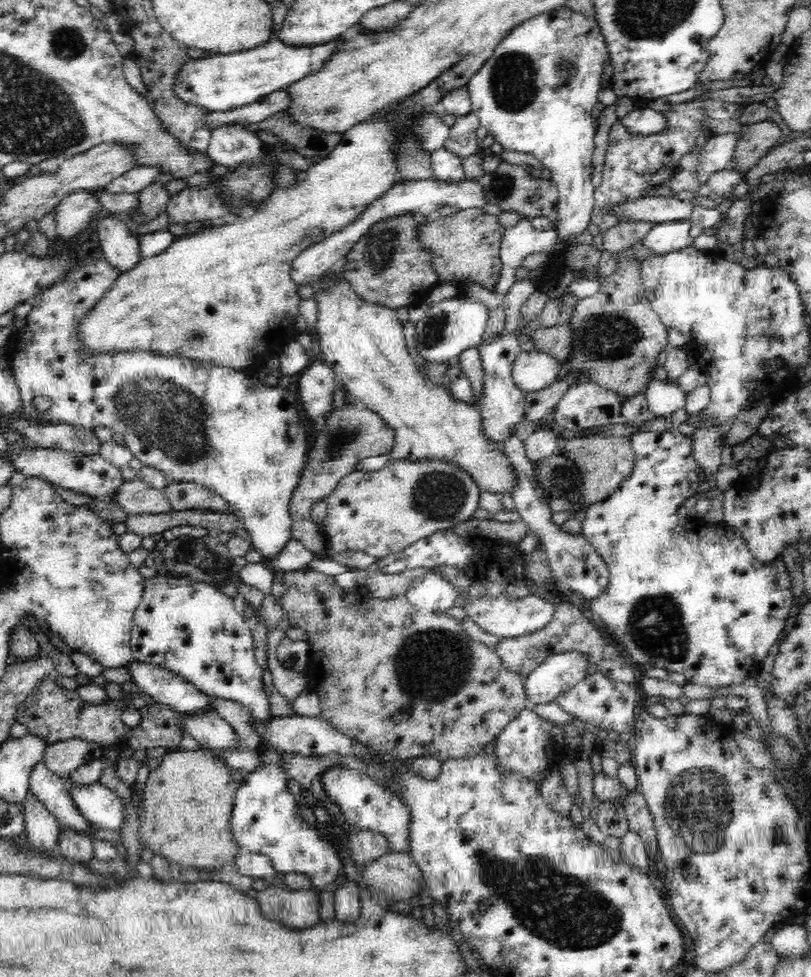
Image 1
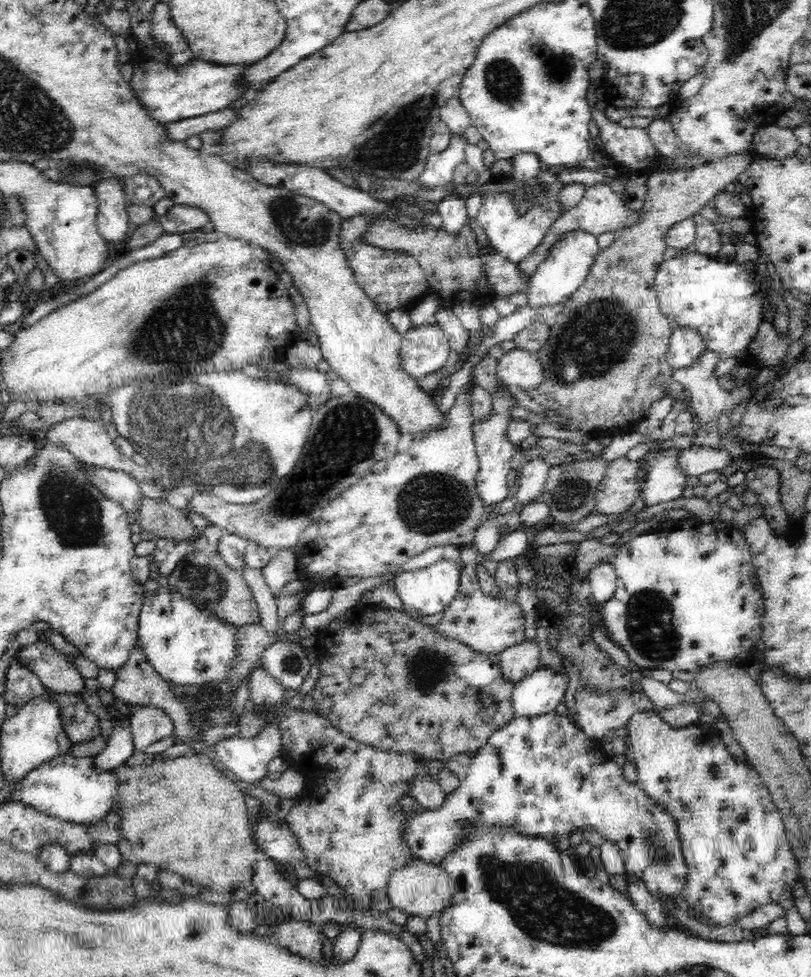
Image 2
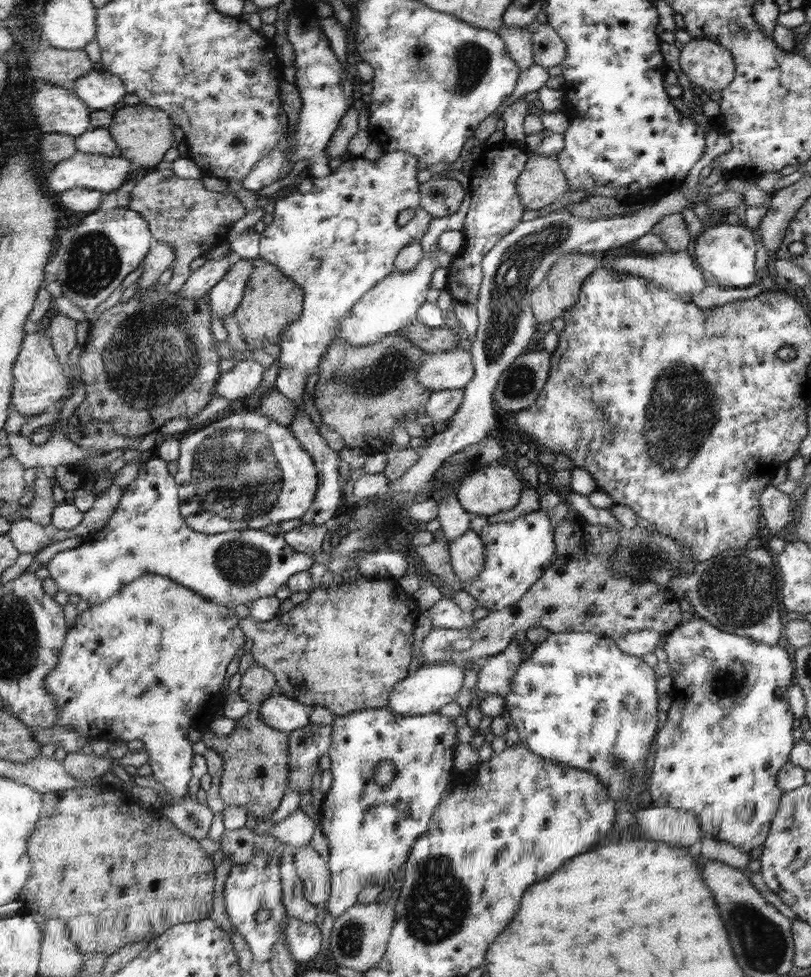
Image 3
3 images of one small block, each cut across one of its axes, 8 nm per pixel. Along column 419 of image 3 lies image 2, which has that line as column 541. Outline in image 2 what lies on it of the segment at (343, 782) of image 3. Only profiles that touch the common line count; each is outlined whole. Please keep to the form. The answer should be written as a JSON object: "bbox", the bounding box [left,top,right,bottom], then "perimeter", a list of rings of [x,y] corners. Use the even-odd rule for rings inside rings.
{"bbox":[408,710,689,899],"perimeter":[[[555,710],[542,714],[542,716],[514,716],[514,718],[504,725],[504,728],[499,728],[490,738],[485,745],[482,745],[477,752],[471,756],[469,763],[469,769],[466,777],[462,780],[459,788],[448,794],[447,800],[442,804],[442,807],[437,810],[421,810],[418,814],[412,811],[409,815],[408,822],[408,842],[410,849],[413,850],[413,854],[419,860],[424,862],[440,865],[453,851],[459,848],[459,845],[463,844],[462,834],[465,829],[488,829],[491,830],[495,827],[504,829],[516,830],[516,832],[522,832],[526,836],[542,836],[546,840],[562,840],[564,836],[568,837],[568,834],[572,834],[574,830],[578,828],[594,828],[603,840],[610,840],[610,842],[616,844],[620,853],[622,853],[622,861],[624,861],[624,874],[626,880],[630,878],[638,879],[643,886],[647,888],[651,895],[654,895],[656,899],[662,898],[662,896],[673,896],[682,894],[685,892],[686,880],[689,874],[688,862],[684,860],[685,852],[682,852],[682,846],[680,844],[680,833],[678,832],[678,824],[676,820],[670,816],[666,810],[651,800],[636,783],[630,783],[624,775],[622,775],[622,767],[614,763],[610,756],[608,756],[602,749],[599,740],[588,738],[588,735],[577,725],[576,722],[570,721],[567,716],[558,714]]]}

